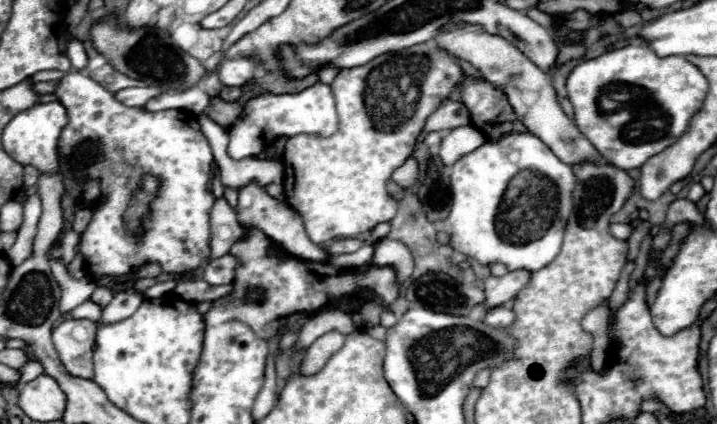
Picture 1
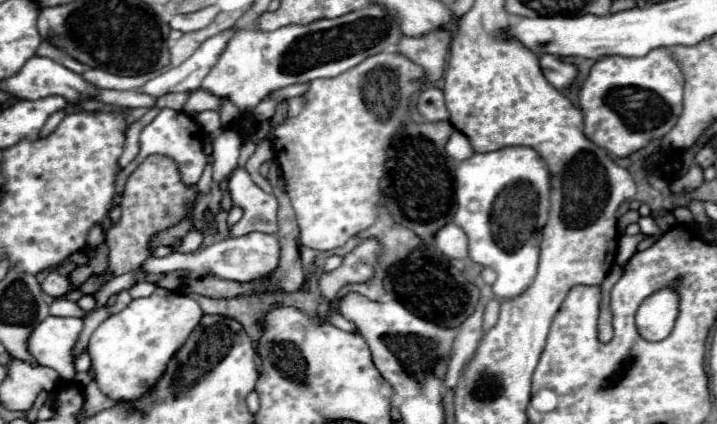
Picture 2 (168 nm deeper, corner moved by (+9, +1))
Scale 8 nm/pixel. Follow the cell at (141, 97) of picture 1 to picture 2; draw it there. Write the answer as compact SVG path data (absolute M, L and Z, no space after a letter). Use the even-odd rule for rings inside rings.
M225 29L213 37L209 37L187 61L183 61L177 67L171 67L157 75L155 79L147 81L139 91L147 93L151 97L161 97L167 93L179 93L179 91L191 91L201 85L205 75L211 71L213 63L221 57L221 51L225 51L225 43L235 35L237 31Z

